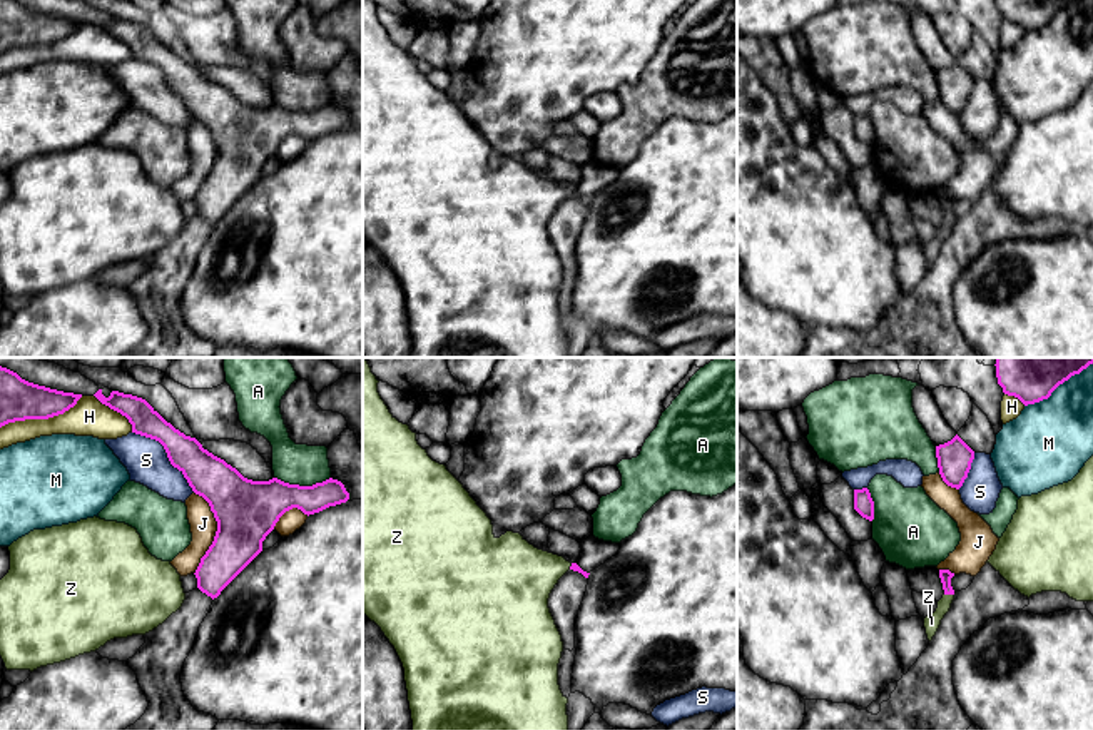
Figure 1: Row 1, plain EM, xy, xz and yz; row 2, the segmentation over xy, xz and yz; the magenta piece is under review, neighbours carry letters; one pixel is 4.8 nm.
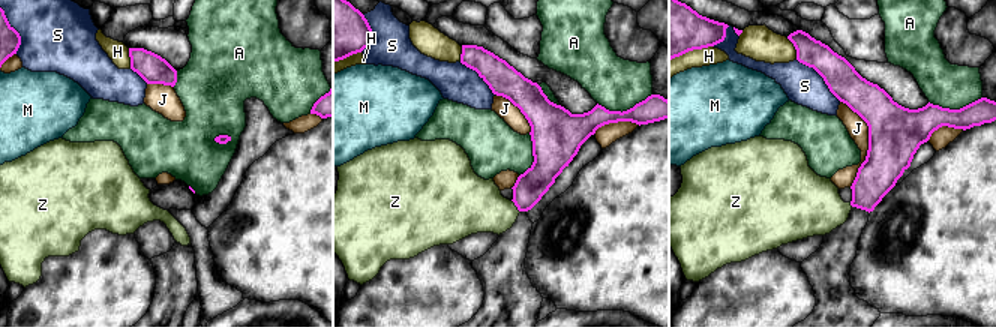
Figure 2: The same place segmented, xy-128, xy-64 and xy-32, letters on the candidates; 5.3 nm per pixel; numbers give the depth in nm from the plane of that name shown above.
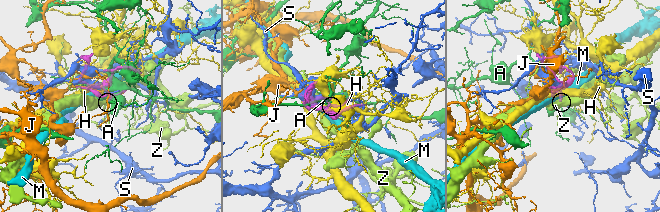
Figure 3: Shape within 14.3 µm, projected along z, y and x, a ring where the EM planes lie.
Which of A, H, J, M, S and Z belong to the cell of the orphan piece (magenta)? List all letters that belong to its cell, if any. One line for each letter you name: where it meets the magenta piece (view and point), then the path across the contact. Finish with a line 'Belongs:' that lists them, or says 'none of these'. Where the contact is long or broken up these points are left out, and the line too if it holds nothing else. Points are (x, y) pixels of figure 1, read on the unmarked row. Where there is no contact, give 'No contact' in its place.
Z: Touches magenta at yz (950, 219). Path across: yz (945, 201), (950, 219), (931, 249)
Belongs: Z

